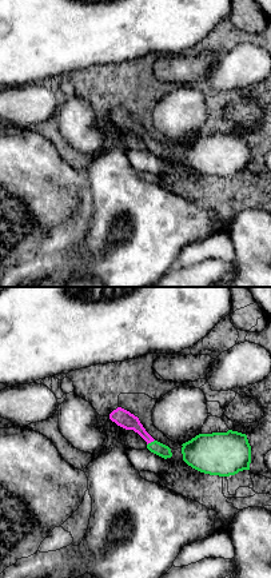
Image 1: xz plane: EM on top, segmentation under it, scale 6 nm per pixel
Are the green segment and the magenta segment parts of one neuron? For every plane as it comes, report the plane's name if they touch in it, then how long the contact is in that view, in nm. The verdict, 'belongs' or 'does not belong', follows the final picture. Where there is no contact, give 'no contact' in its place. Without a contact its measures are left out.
xz | 60 nm

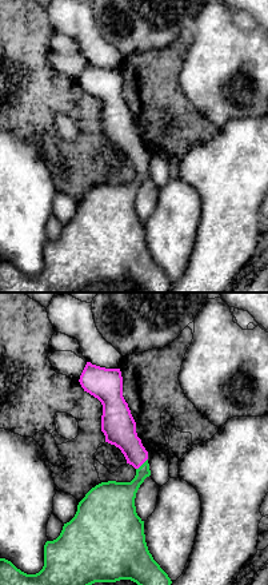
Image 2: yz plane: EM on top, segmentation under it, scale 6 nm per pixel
yz | 100 nm

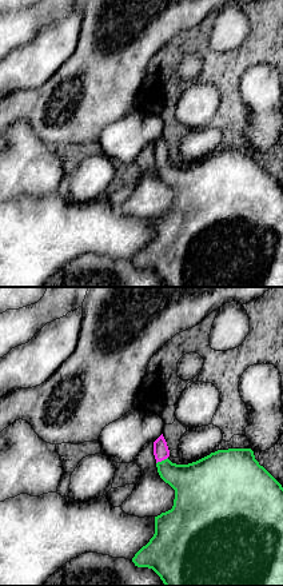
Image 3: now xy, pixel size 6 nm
xy | 80 nm

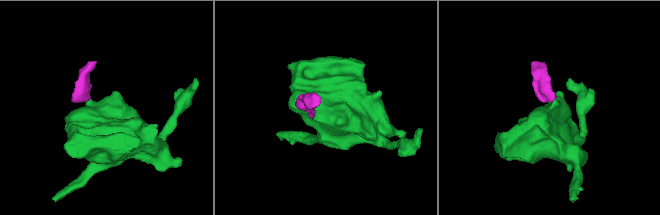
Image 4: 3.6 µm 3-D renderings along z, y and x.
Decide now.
belongs

